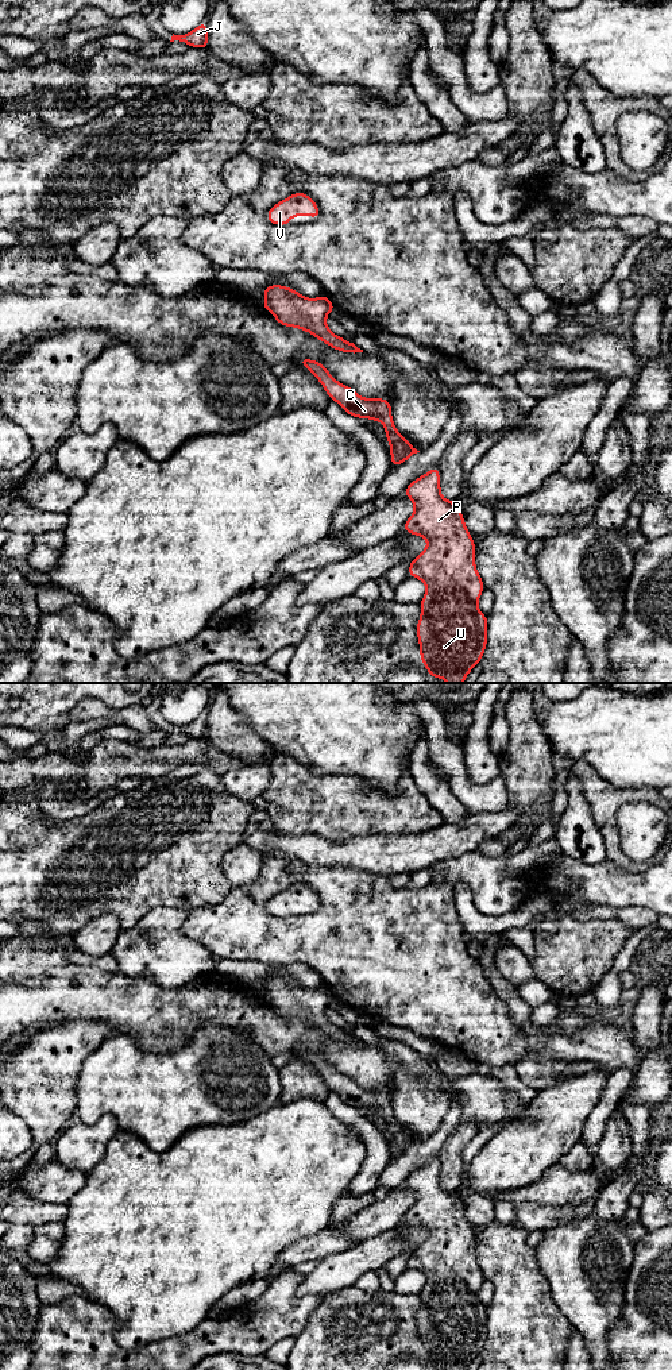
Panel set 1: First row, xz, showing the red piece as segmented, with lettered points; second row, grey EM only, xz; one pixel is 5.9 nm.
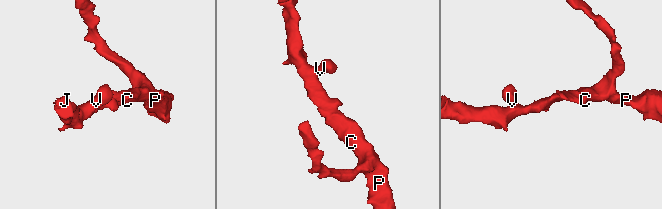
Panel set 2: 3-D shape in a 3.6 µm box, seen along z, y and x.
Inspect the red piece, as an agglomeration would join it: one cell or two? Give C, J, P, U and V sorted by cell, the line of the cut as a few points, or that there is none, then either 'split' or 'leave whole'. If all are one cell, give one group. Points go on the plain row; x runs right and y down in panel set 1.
groups C J P U V; cut none; leave whole

